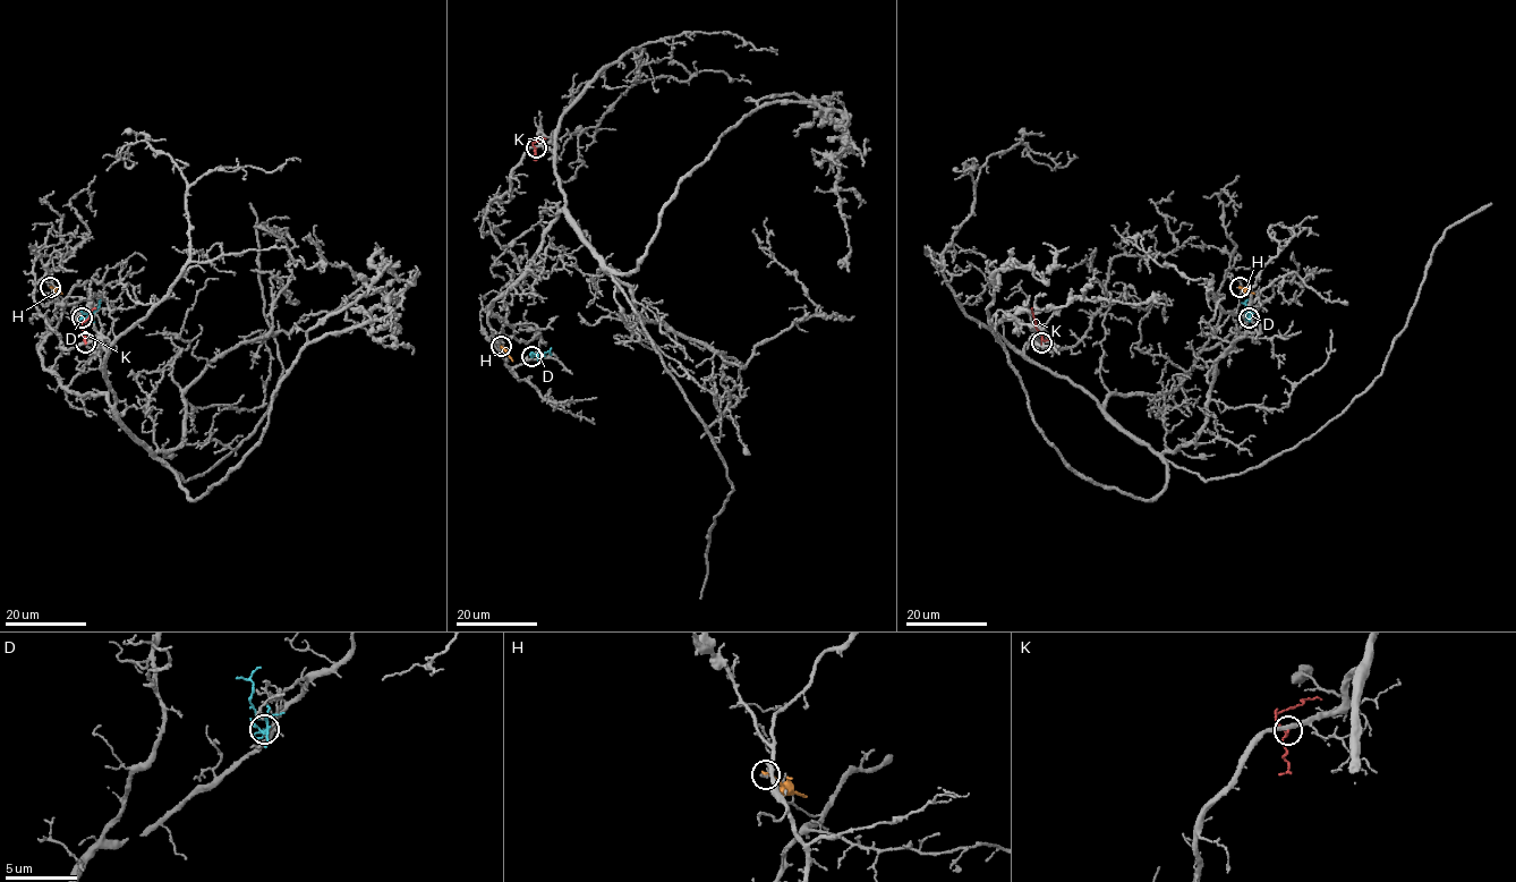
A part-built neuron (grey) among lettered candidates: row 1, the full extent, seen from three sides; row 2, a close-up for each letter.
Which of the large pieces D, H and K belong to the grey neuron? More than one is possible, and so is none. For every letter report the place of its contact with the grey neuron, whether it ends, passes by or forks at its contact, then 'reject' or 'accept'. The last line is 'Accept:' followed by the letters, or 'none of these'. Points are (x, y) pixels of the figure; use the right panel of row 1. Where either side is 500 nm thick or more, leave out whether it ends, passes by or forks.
D: meets grey at (1249, 317); it ends there; reject
H: meets grey at (1240, 287); it ends there; reject
K: meets grey at (1041, 342); it passes by; reject
Accept: none of these

